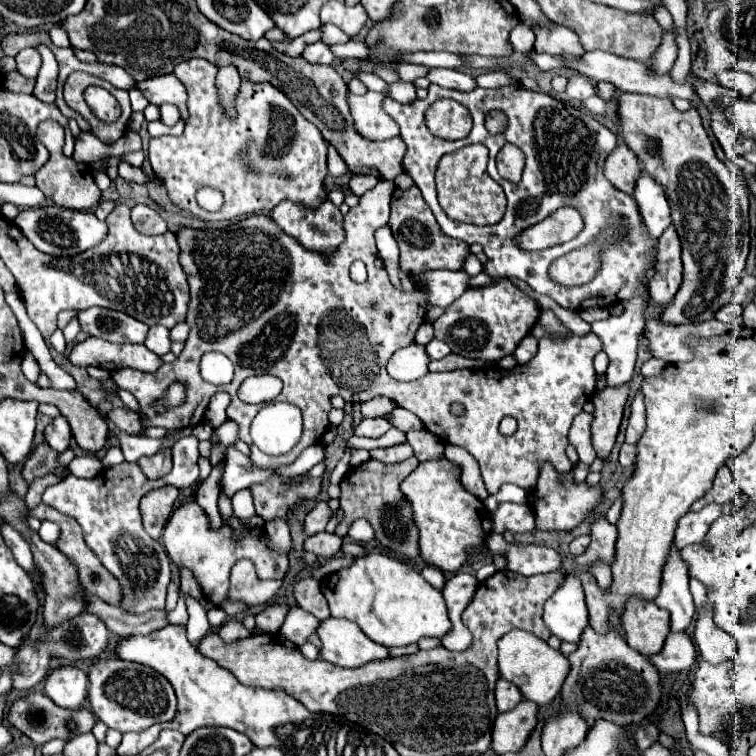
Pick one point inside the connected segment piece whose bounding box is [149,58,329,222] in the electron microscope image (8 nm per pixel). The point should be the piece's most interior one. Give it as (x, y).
(280, 140)

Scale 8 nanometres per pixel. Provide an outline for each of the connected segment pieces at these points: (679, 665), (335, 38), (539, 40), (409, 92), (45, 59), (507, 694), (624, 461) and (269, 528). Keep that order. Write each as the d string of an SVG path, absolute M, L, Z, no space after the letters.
M671 632L663 650L655 656L649 656L649 660L657 666L659 674L665 676L669 672L689 670L689 666L693 666L697 660L697 650L687 632Z
M325 24L325 26L323 26L323 38L321 38L321 40L327 42L327 44L339 44L339 42L347 42L349 36L343 34L337 26Z
M549 22L547 26L533 28L537 52L547 52L551 56L581 56L585 50L579 44L579 38L573 30Z
M399 80L399 82L395 82L395 84L389 84L389 96L391 98L395 98L397 102L403 102L403 104L407 104L407 102L413 102L417 96L415 96L415 86L413 86L413 82L403 82L403 80Z
M37 46L37 50L41 54L42 64L37 82L35 82L33 96L37 96L39 100L43 100L47 104L53 104L56 99L58 63L47 46Z
M499 678L499 682L497 682L495 698L497 698L497 708L499 708L499 712L511 710L511 708L515 708L515 706L523 700L519 688L513 686L513 684L509 684L509 680L503 680L503 678Z
M625 442L621 446L621 452L619 452L619 462L621 462L623 468L629 468L635 462L635 446L631 446L631 444Z
M281 518L267 520L263 528L269 536L269 548L273 548L277 552L285 552L285 554L291 550L291 536L289 536L289 526L285 520L281 520Z

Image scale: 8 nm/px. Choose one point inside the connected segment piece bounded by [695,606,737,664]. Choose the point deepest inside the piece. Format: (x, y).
(715, 646)

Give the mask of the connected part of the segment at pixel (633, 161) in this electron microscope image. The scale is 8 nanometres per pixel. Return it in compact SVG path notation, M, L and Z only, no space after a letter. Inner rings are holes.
M619 144L605 162L607 180L621 192L633 194L639 174L641 174L641 164L637 156L625 144Z

